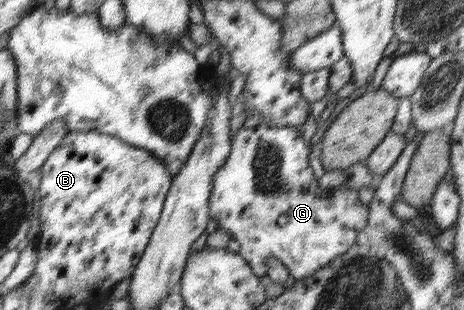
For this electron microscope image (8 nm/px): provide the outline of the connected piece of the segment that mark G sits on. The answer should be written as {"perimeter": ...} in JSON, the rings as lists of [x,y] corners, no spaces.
{"perimeter":[[[254,114],[247,116],[231,142],[230,156],[212,180],[209,219],[212,229],[227,230],[232,239],[240,243],[240,257],[257,277],[267,274],[268,267],[264,260],[274,257],[288,268],[289,275],[296,281],[305,279],[353,247],[358,233],[366,226],[369,207],[358,198],[358,190],[323,190],[319,186],[312,170],[309,170],[313,142],[304,140],[300,127],[270,126]]]}

